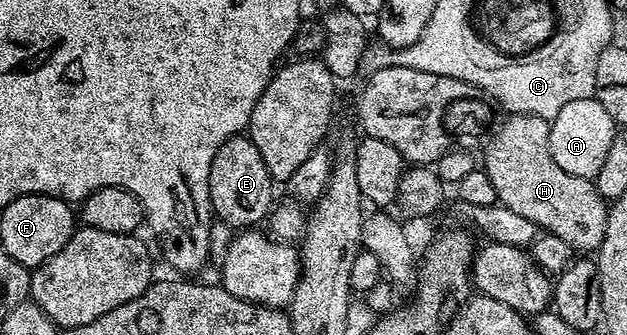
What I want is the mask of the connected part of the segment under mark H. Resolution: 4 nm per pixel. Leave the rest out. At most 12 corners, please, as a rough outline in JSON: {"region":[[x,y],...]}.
{"region":[[512,114],[481,158],[496,199],[596,253],[609,206],[553,160],[551,122]]}

